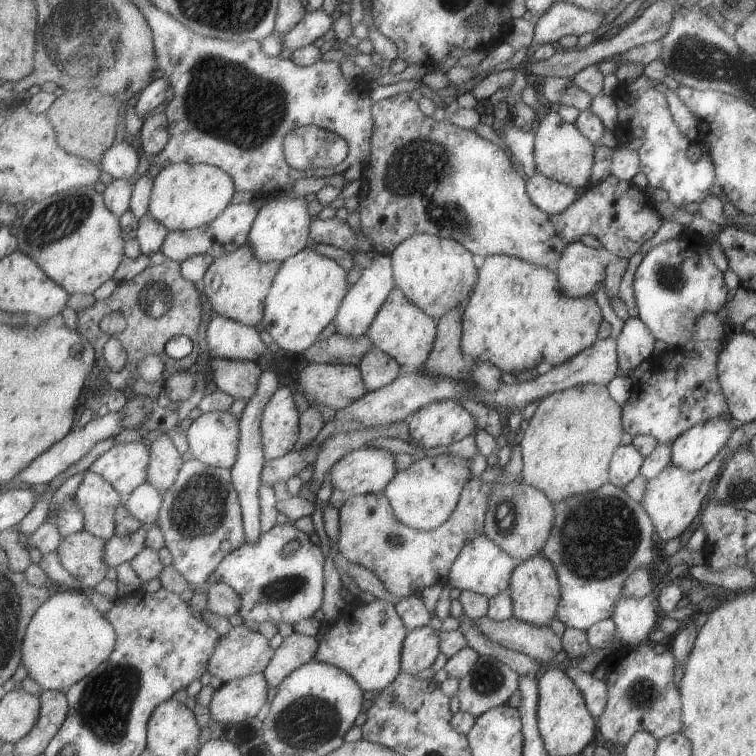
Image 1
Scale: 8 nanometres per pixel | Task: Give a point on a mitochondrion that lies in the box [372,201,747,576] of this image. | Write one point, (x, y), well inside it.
(670, 276)

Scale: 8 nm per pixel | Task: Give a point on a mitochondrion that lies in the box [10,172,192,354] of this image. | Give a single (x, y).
(44, 228)

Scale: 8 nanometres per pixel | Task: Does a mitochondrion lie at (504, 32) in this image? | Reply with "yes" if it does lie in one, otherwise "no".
no

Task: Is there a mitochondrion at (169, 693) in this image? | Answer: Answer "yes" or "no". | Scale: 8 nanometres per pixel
no

